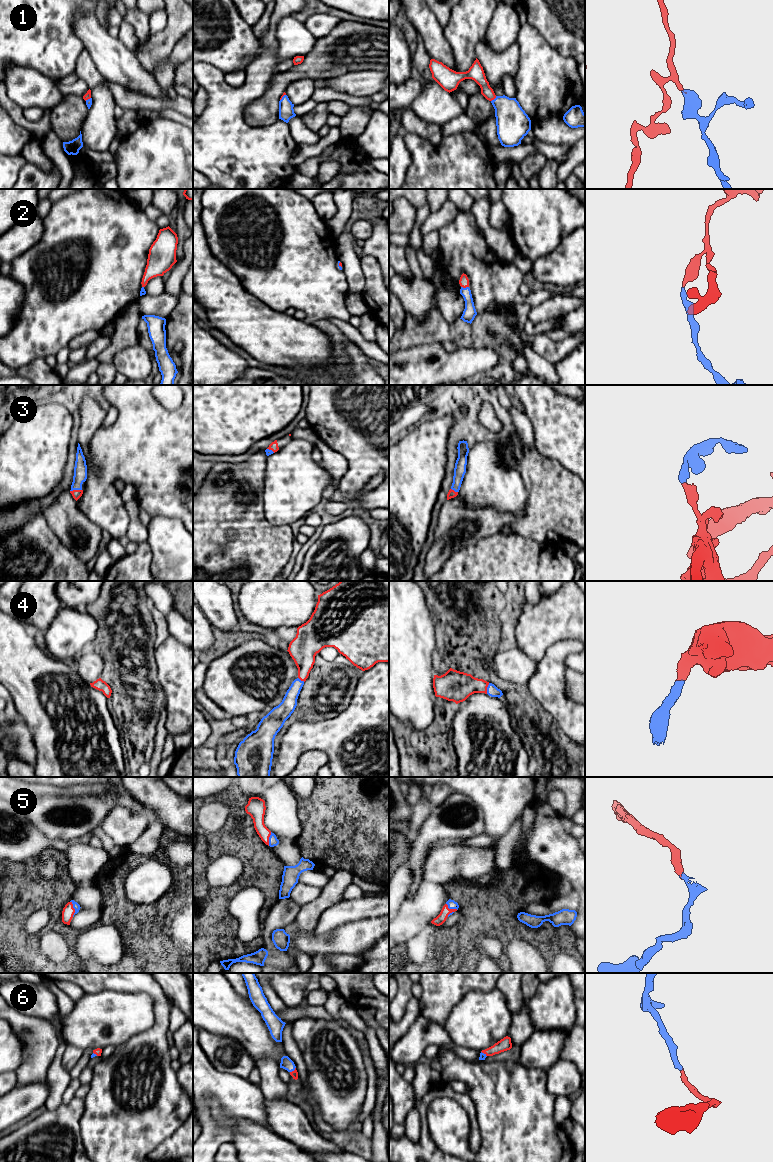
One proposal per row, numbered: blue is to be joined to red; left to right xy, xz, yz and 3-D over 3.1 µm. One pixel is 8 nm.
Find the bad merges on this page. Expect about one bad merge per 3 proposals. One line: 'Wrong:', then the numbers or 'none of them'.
Wrong: none of them

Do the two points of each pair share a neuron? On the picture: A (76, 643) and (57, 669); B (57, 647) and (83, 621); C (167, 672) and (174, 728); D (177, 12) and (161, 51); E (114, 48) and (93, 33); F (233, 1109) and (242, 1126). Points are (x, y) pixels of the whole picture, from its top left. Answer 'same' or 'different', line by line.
A: different
B: same
C: same
D: same
E: same
F: different

